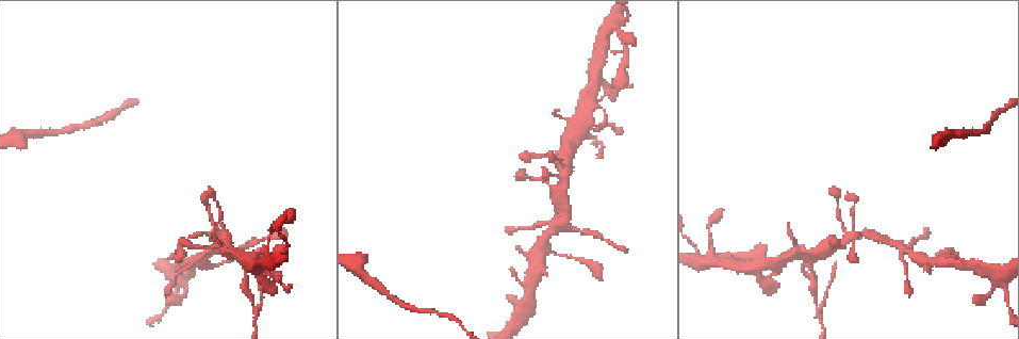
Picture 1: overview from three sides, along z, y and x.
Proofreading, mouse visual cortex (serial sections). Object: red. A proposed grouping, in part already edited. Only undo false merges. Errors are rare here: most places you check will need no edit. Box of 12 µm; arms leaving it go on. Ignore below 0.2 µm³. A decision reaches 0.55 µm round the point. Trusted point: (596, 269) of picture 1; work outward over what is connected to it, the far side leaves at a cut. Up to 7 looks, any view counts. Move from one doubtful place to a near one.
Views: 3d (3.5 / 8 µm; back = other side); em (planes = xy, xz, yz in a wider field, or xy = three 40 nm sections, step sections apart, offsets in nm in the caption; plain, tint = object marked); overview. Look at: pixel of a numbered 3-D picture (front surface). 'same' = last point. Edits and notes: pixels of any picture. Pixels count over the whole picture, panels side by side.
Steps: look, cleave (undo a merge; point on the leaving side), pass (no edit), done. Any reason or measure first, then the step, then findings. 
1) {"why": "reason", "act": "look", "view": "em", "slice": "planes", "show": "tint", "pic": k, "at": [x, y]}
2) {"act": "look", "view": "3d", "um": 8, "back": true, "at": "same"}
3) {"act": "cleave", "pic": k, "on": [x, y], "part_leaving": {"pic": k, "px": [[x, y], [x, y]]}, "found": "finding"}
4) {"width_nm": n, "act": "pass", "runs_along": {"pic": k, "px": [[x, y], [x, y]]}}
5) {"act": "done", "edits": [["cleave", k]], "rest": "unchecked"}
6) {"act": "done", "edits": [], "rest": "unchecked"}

{"why": "abrupt turn", "act": "look", "view": "3d", "um": 3.5, "pic": 1, "at": [928, 262]}

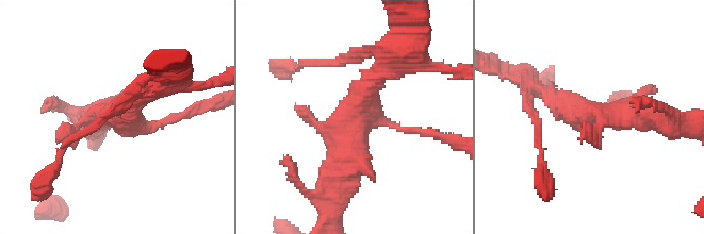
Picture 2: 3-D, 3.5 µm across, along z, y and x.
{"why": "shape alone is not enough", "act": "look", "view": "em", "slice": "xy", "step": 3, "show": "tint", "pic": 2, "at": [133, 118]}

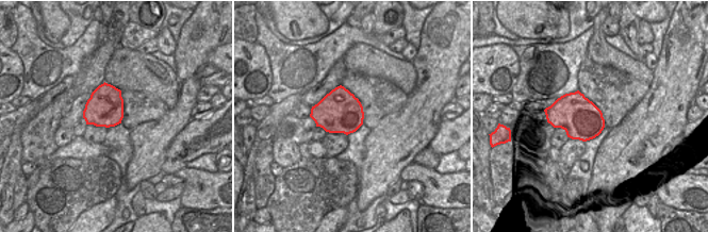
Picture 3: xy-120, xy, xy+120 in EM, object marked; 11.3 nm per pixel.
{"act": "pass", "runs_along": {"pic": 2, "px": [[432, 136], [363, 109], [390, 65]]}, "found": "all the same cell"}

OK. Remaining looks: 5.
{"why": "thin arm on a thick one", "act": "look", "view": "3d", "um": 3.5, "pic": 1, "at": [581, 132]}

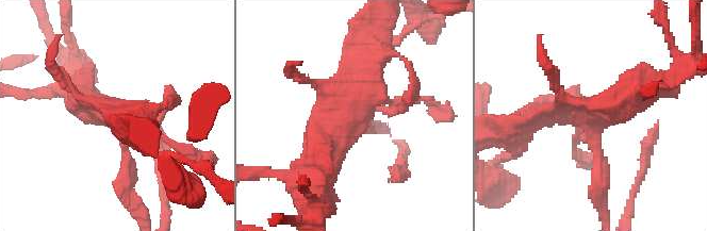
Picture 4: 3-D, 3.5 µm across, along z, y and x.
{"act": "look", "view": "em", "slice": "planes", "show": "tint", "pic": 4, "at": [591, 114]}

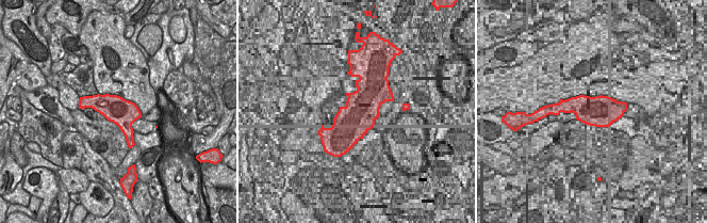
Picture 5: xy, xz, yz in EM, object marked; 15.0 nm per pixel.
{"width_nm": 400, "act": "pass", "runs_along": {"pic": 4, "px": [[318, 168], [371, 88], [375, 56]]}, "found": "continuous, no second cell"}

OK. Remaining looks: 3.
{"why": "thick turns thin", "act": "look", "view": "3d", "um": 3.5, "back": true, "pic": 1, "at": [614, 25]}

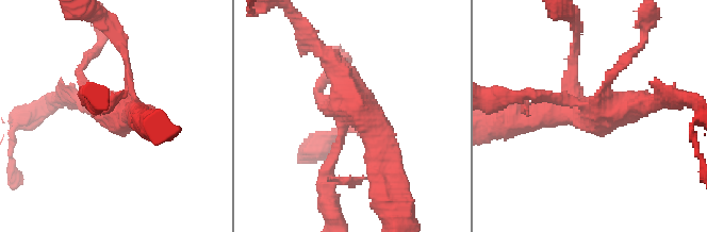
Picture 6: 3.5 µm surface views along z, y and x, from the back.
{"why": "need the tissue", "act": "look", "view": "em", "slice": "xy", "step": 3, "show": "tint", "pic": 6, "at": [594, 112]}

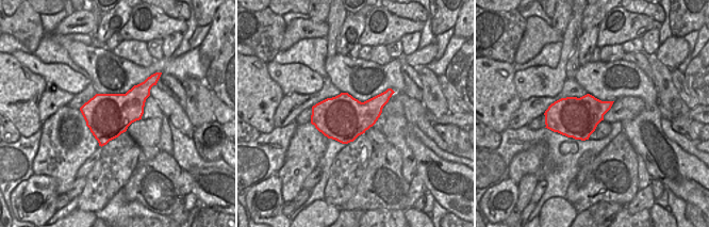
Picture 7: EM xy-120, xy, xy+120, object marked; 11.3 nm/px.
{"why": "another direction", "act": "look", "view": "em", "slice": "xy", "step": 2, "show": "tint", "at": "same"}

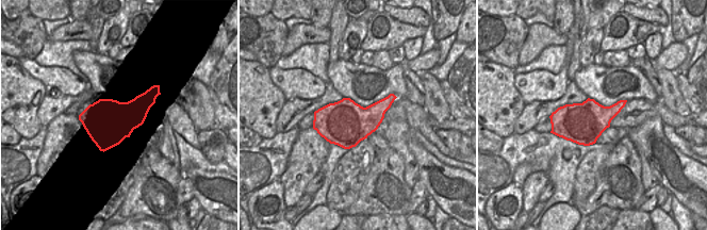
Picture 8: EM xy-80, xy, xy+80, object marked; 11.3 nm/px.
{"act": "pass", "runs_along": {"pic": 6, "px": [[140, 120], [91, 97]]}, "found": "continuous, no second cell"}

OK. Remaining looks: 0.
{"act": "done", "edits": [], "rest": "unchecked"}

